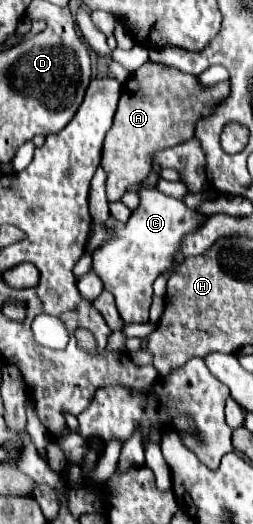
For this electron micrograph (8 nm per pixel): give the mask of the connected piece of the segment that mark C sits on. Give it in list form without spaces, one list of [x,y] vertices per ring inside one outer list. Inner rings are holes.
[[[141,188],[138,193],[140,203],[128,223],[112,229],[108,241],[92,251],[92,271],[102,279],[104,289],[114,295],[124,323],[148,323],[154,279],[172,269],[180,241],[206,221],[206,215],[188,209],[181,200],[166,196],[156,188]]]

